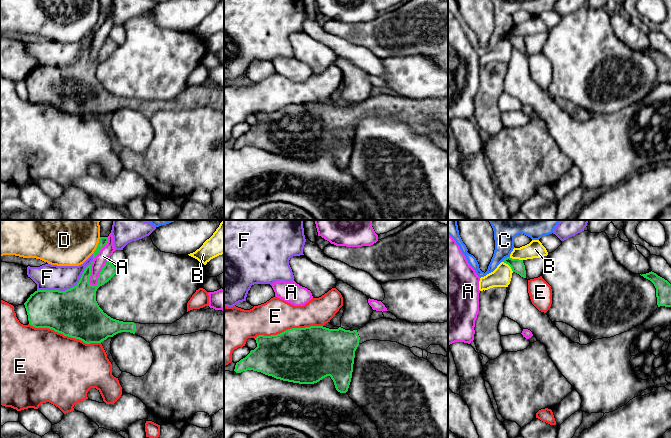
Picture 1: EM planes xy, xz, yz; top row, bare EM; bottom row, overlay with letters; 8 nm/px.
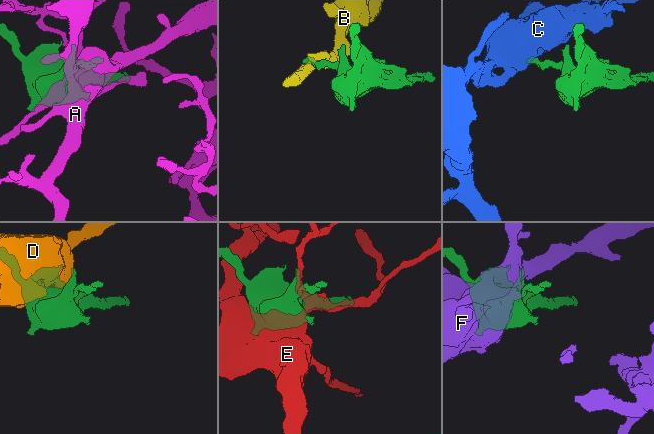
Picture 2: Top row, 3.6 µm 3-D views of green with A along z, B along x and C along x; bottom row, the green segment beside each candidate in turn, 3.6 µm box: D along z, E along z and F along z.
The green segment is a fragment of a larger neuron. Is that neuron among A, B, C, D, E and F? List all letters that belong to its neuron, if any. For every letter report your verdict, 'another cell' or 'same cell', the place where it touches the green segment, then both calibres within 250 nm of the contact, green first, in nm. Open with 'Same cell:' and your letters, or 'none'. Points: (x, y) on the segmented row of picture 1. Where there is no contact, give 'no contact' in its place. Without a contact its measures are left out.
Same cell: none
A: another cell | xy (92, 261) | 150/100 nm
B: another cell | yz (516, 259) | 110/140 nm
C: another cell | yz (505, 258) | 110/220 nm
D: another cell | xy (98, 245) | 70/480 nm
E: another cell | xy (65, 335) | 380/500 nm
F: another cell | xy (72, 287) | 380/200 nm

